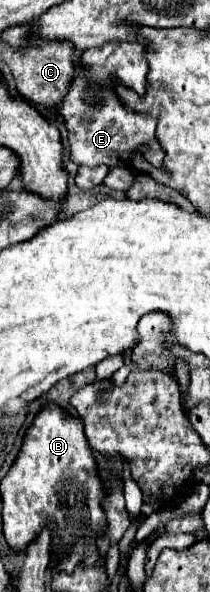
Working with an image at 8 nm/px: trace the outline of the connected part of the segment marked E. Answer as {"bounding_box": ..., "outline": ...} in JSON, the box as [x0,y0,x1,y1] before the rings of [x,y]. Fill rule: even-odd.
{"bounding_box":[60,42,164,166],"outline":[[[110,42],[102,48],[86,50],[80,56],[82,70],[76,72],[74,84],[66,100],[60,106],[60,116],[68,128],[70,142],[70,158],[80,166],[128,166],[130,150],[138,146],[146,146],[144,156],[154,166],[162,166],[164,152],[160,150],[154,130],[156,120],[146,114],[128,112],[114,94],[114,82],[124,82],[128,88],[138,88],[138,92],[146,92],[146,72],[148,64],[142,56],[144,46],[138,42]]]}

